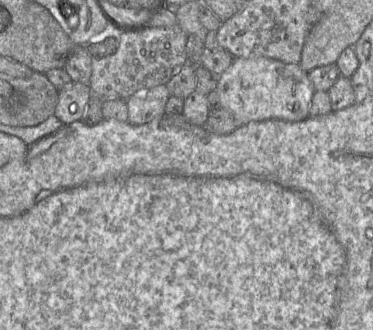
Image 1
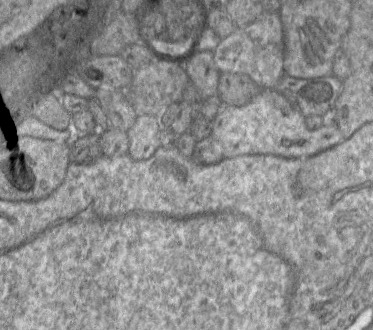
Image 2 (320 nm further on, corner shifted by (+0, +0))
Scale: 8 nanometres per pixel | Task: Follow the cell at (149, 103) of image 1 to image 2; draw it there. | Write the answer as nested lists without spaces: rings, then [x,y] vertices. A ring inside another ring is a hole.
[[[137,116],[134,125],[126,133],[129,139],[128,155],[134,160],[146,160],[160,147],[156,116]]]

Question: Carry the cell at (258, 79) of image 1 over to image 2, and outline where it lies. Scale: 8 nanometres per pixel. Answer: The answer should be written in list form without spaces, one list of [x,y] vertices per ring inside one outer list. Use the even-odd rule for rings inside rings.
[[[263,89],[243,106],[223,105],[212,121],[211,137],[221,146],[224,158],[252,154],[309,157],[345,140],[338,126],[321,126],[310,130],[305,116],[275,89]]]

